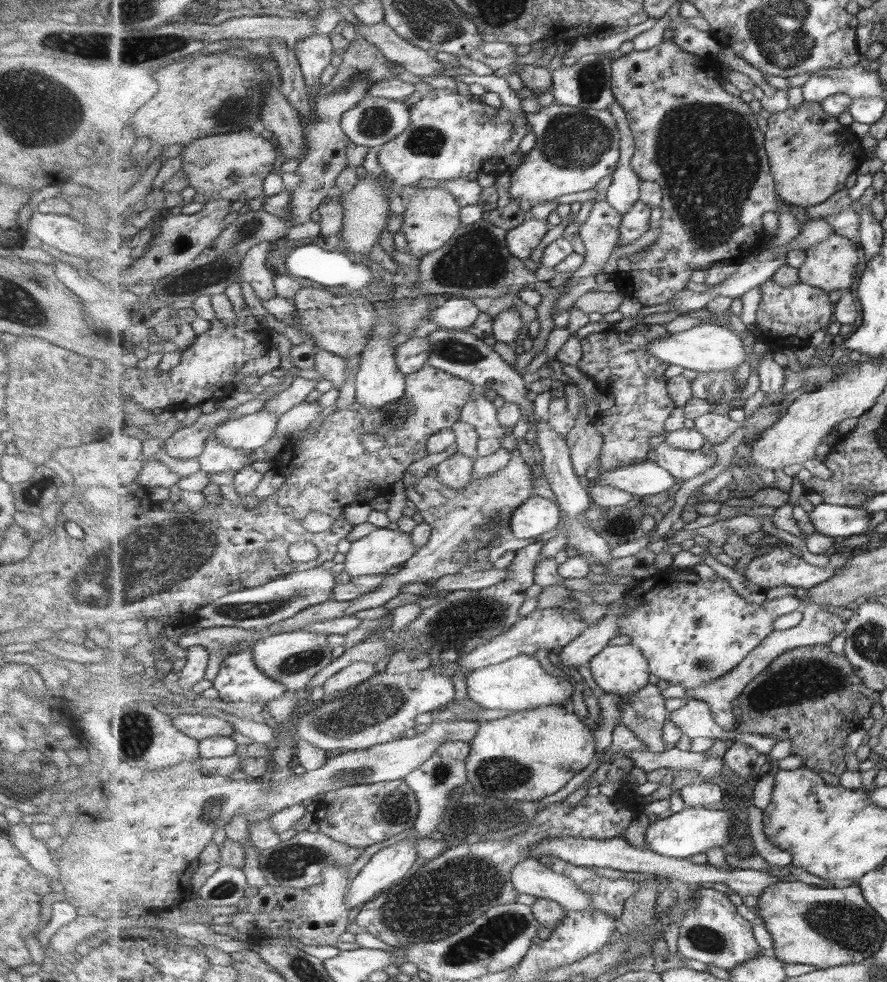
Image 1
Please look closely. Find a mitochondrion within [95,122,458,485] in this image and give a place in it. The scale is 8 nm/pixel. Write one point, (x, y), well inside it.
(217, 269)

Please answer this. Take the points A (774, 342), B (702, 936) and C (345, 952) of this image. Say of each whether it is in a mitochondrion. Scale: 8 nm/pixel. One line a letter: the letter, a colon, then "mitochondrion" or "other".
A: other
B: mitochondrion
C: other

